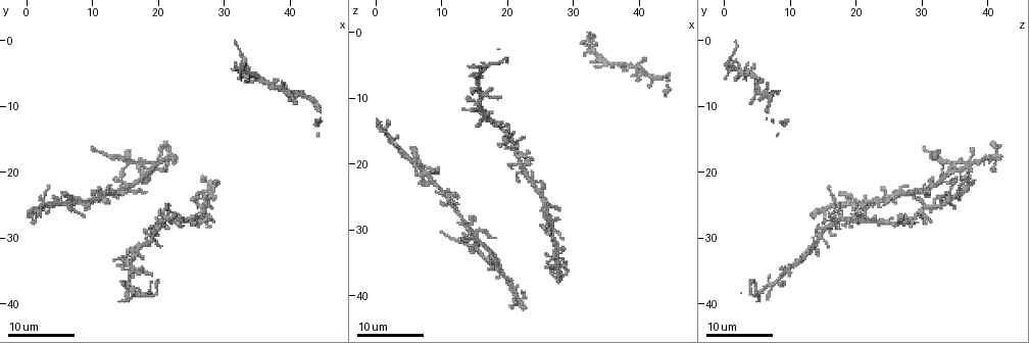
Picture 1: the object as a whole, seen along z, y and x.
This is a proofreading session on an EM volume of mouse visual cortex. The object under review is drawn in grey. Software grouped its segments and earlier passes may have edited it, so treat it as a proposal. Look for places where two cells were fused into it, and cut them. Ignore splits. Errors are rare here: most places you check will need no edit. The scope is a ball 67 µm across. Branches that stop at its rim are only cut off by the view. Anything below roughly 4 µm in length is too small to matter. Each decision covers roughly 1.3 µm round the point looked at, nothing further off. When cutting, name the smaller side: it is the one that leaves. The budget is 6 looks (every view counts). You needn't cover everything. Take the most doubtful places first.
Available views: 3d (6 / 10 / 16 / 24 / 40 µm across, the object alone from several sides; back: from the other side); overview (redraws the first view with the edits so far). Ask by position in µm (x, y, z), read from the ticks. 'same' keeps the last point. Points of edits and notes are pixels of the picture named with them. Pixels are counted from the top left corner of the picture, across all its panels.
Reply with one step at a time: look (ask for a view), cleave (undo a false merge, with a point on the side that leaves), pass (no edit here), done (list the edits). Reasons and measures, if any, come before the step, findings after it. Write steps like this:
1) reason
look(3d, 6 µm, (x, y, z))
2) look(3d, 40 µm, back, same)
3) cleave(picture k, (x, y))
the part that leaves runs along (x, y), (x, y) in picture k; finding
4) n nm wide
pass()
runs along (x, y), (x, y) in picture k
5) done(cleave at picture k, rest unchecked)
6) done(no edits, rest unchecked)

looks like a crossing
look(3d, 16 µm, (20.5, 27.5, 16.5))

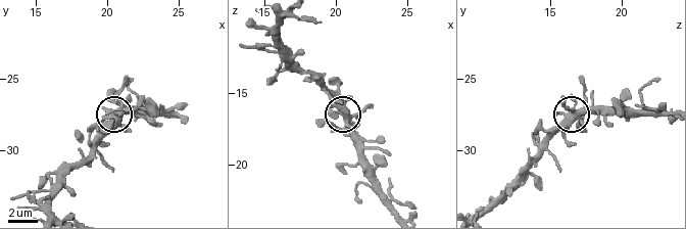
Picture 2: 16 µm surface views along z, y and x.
look(3d, 10 µm, (21.0, 27.6, 16.6))

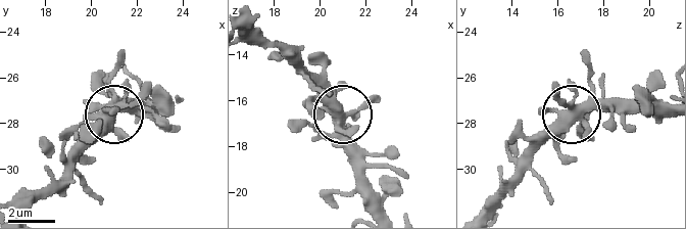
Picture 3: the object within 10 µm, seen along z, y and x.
side arm 24 µm
pass()
all the same cell

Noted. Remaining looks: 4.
small branch off a trunk
look(3d, 24 µm, (2.5, 24.5, 16.5))

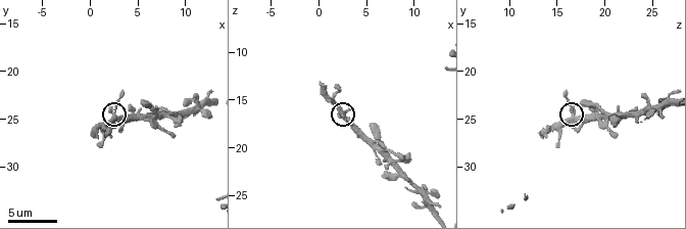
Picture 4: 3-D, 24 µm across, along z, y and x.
look(3d, 10 µm, (2.6, 24.8, 16.4))

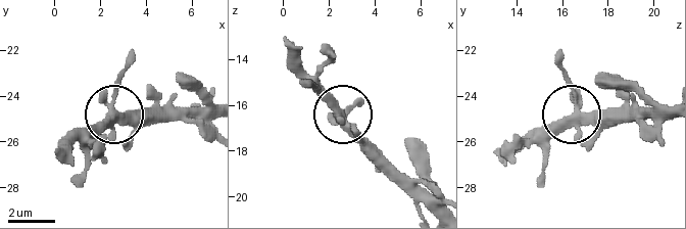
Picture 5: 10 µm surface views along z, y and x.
pass()
runs along (209, 107), (117, 115), (115, 86), (128, 52) in picture 5; all the same cell

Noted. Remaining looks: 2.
four or more arms meet
look(3d, 16 µm, (26.5, 27.0, 28.5))

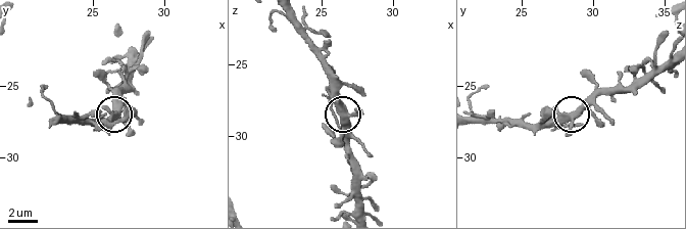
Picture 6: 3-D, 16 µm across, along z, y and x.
look(3d, 10 µm, (26.6, 27.0, 28.2))

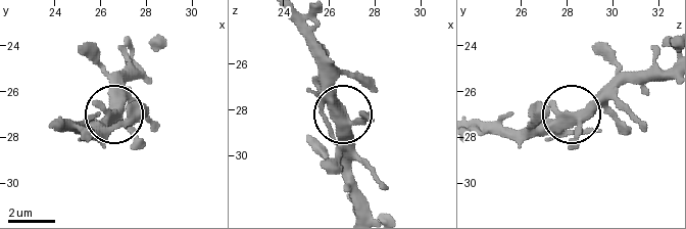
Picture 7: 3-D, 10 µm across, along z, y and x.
390 nm wide
pass()
one cell here

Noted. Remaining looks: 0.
done(no edits, rest unchecked)

